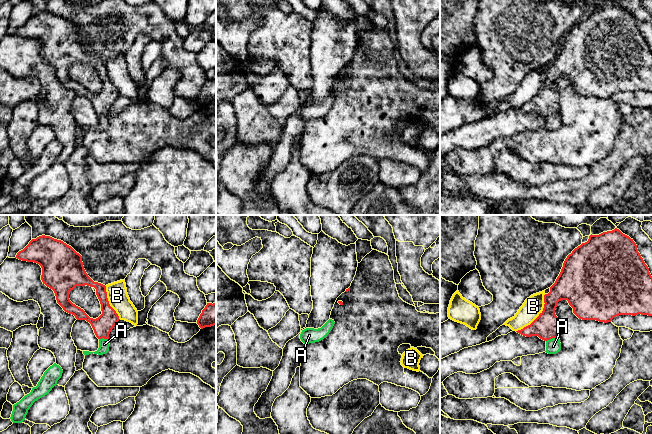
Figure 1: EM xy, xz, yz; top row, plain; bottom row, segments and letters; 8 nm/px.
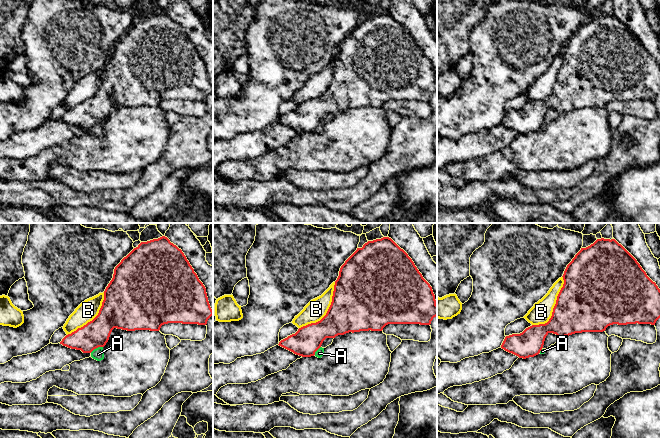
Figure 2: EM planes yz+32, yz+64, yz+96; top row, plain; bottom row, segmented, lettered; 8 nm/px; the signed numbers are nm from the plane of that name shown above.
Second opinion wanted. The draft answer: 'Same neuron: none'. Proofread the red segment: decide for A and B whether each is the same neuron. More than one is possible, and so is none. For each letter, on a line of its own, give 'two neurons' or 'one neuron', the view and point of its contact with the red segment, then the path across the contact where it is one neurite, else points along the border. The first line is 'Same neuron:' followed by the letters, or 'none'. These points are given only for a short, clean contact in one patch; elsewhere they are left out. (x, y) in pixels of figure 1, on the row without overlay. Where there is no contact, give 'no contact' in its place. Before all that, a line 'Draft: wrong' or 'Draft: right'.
Draft: right
Same neuron: none
A: two neurons; contact yz (551, 114); border yz (557, 113), (552, 113), (546, 117)
B: two neurons; contact yz (538, 92)

